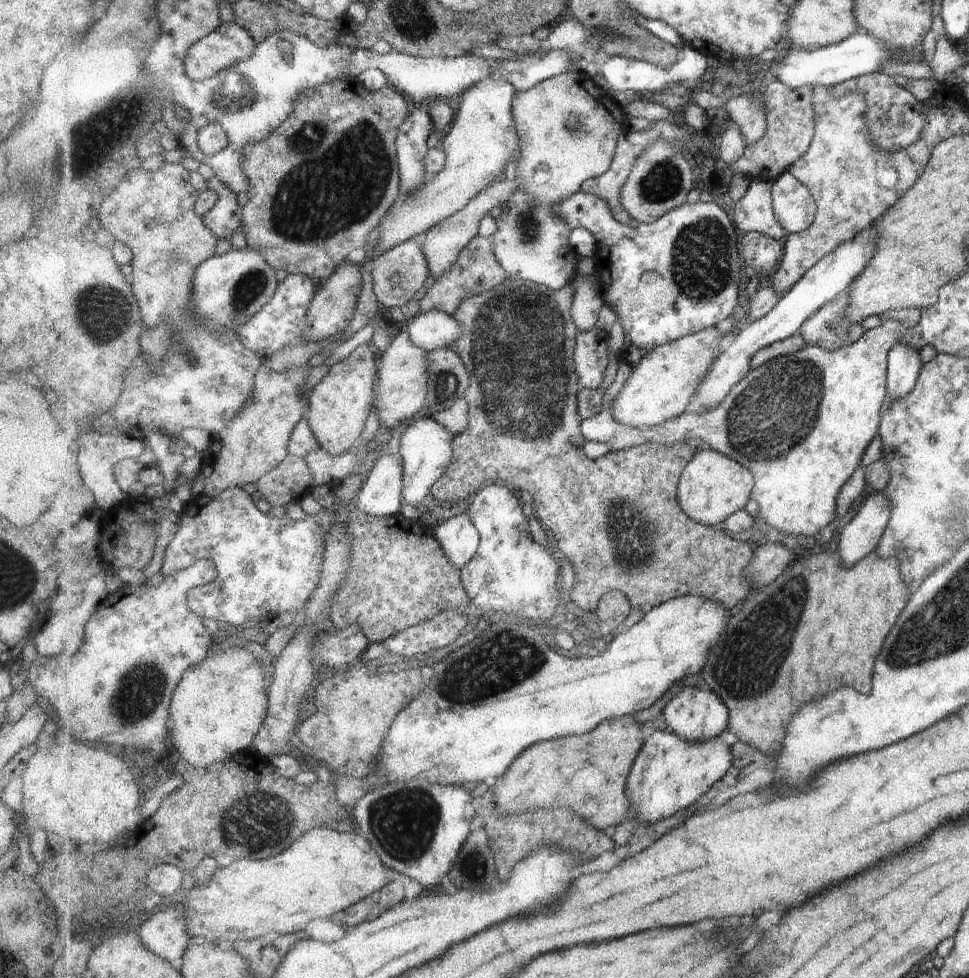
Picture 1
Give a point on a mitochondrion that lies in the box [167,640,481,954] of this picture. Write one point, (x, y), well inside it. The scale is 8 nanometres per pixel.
(405, 823)

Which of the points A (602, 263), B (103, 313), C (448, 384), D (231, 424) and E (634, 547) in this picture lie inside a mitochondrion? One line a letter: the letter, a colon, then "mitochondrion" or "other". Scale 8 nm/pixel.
A: other
B: mitochondrion
C: mitochondrion
D: other
E: mitochondrion

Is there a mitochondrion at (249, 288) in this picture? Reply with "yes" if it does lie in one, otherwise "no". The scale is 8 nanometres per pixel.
yes

